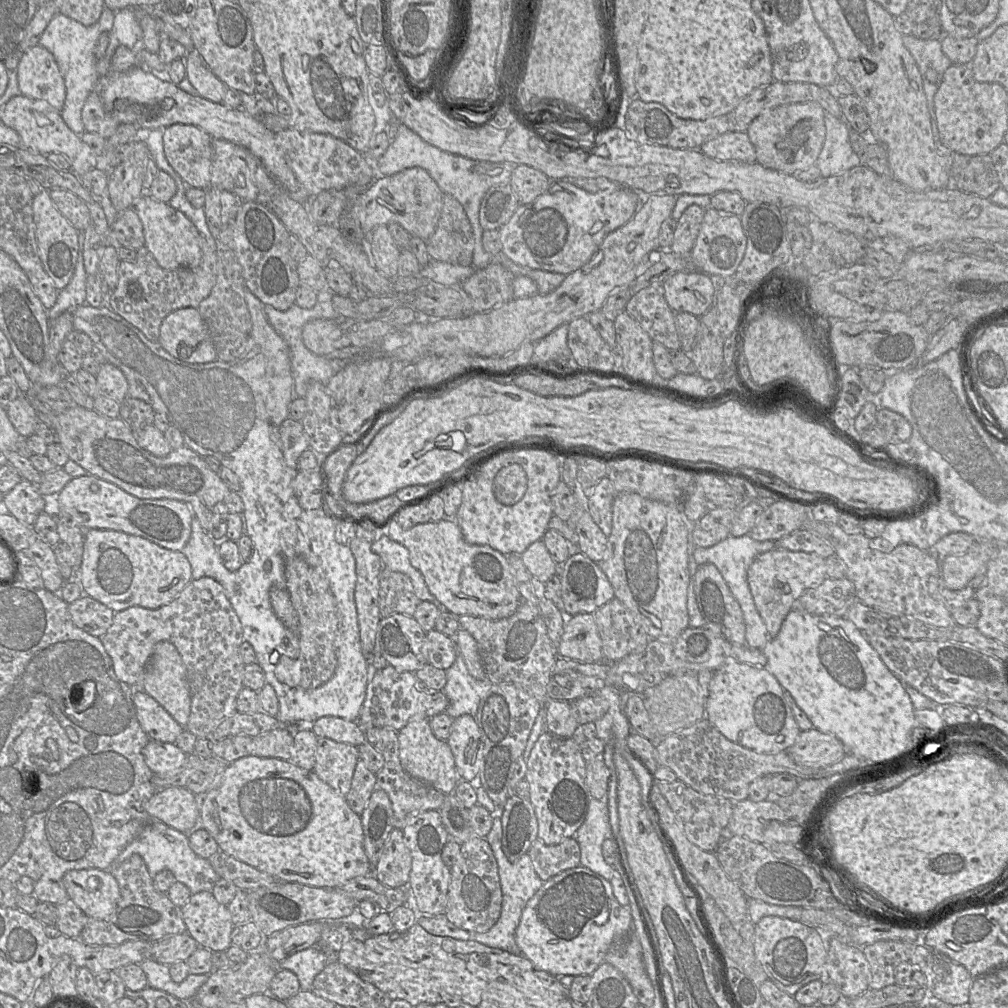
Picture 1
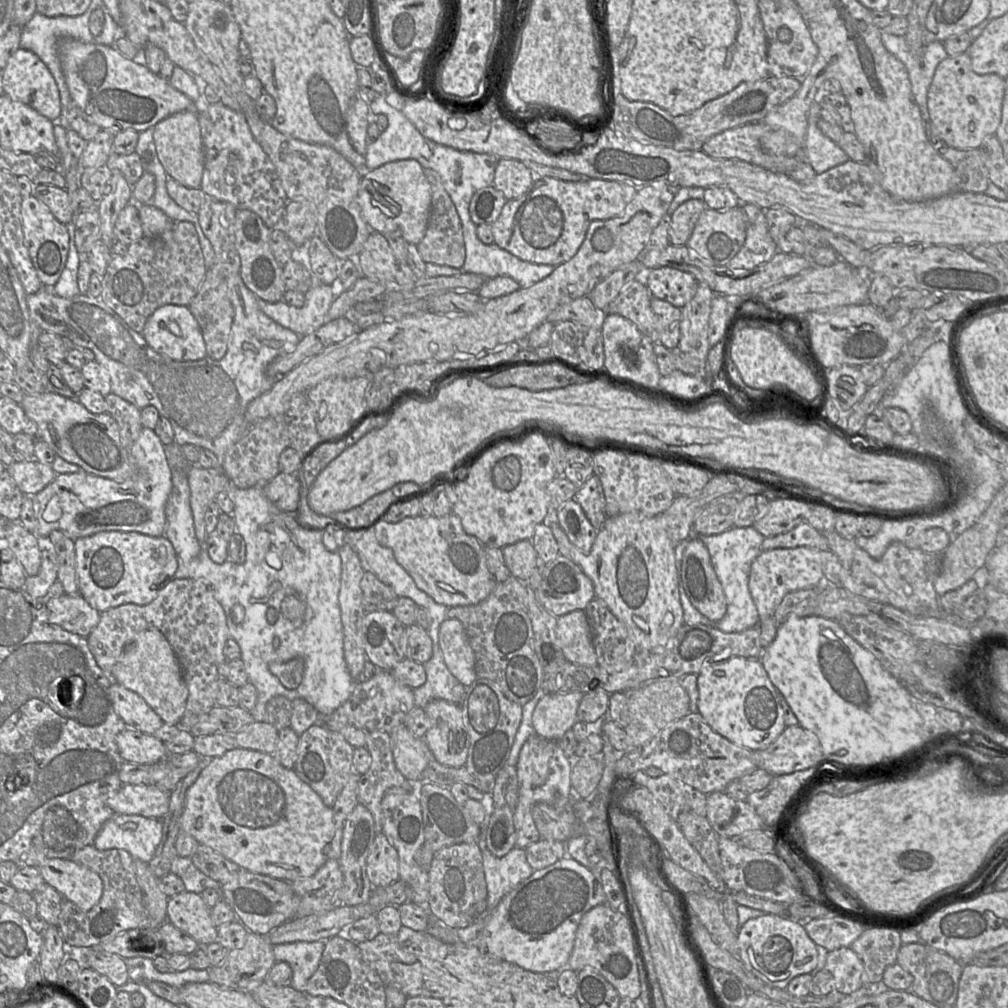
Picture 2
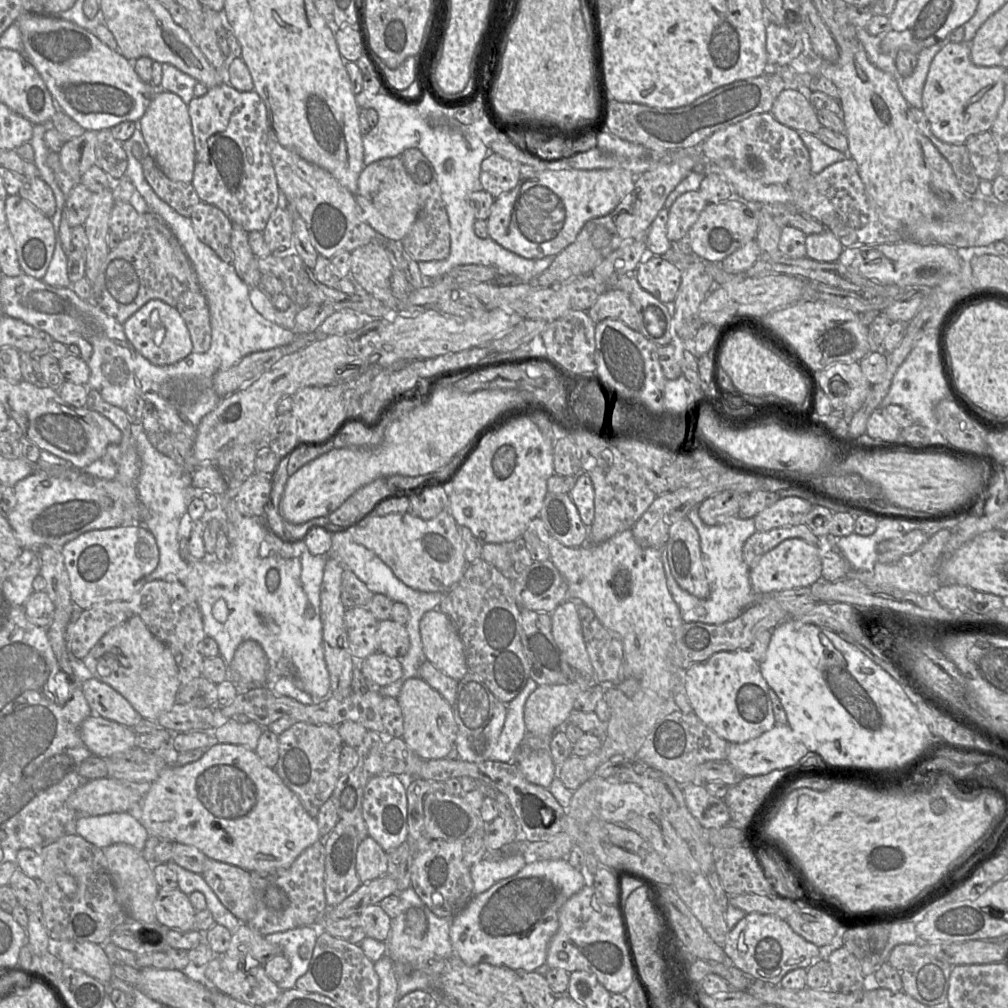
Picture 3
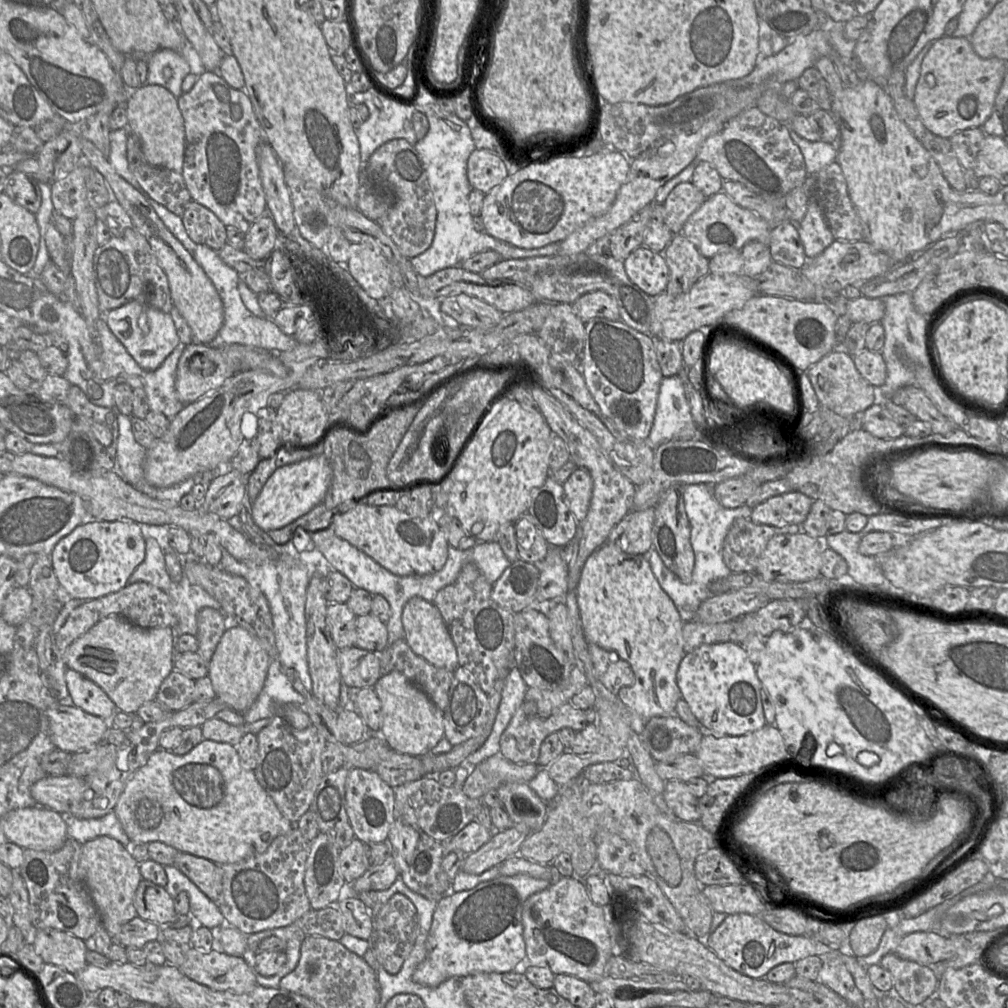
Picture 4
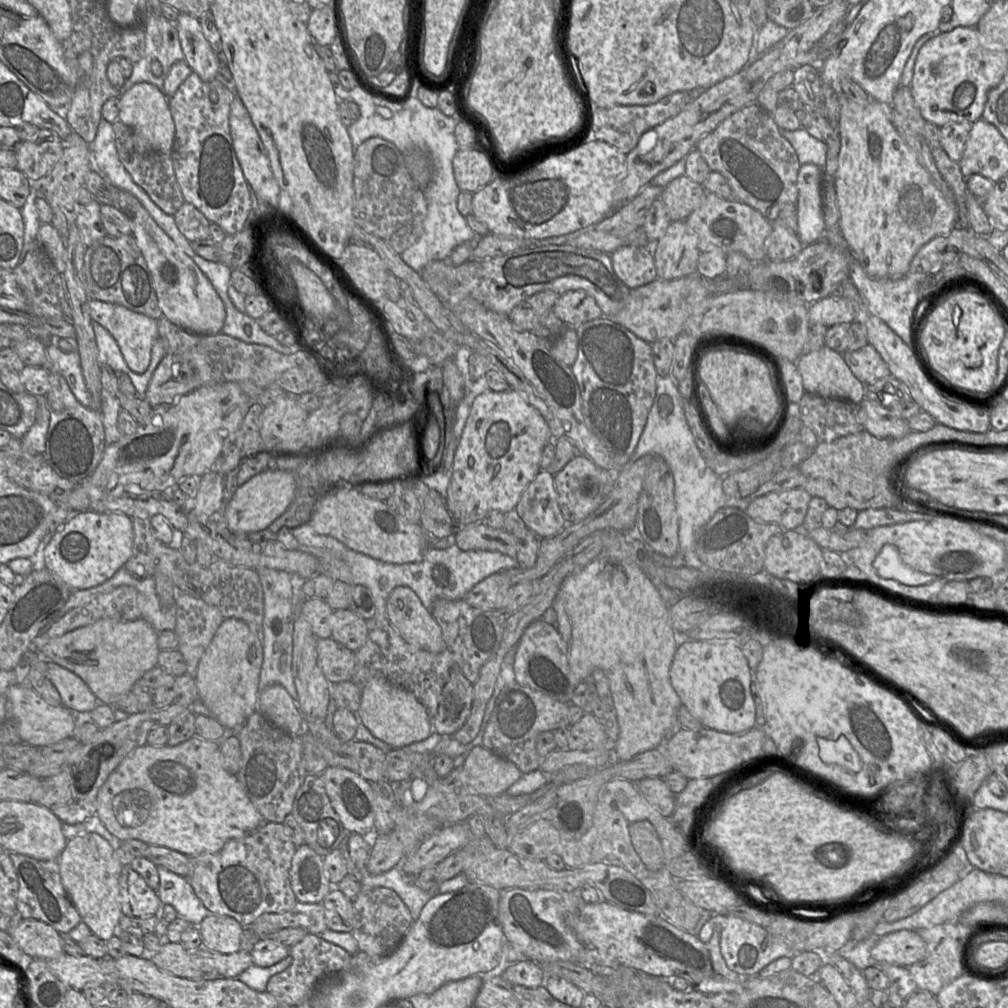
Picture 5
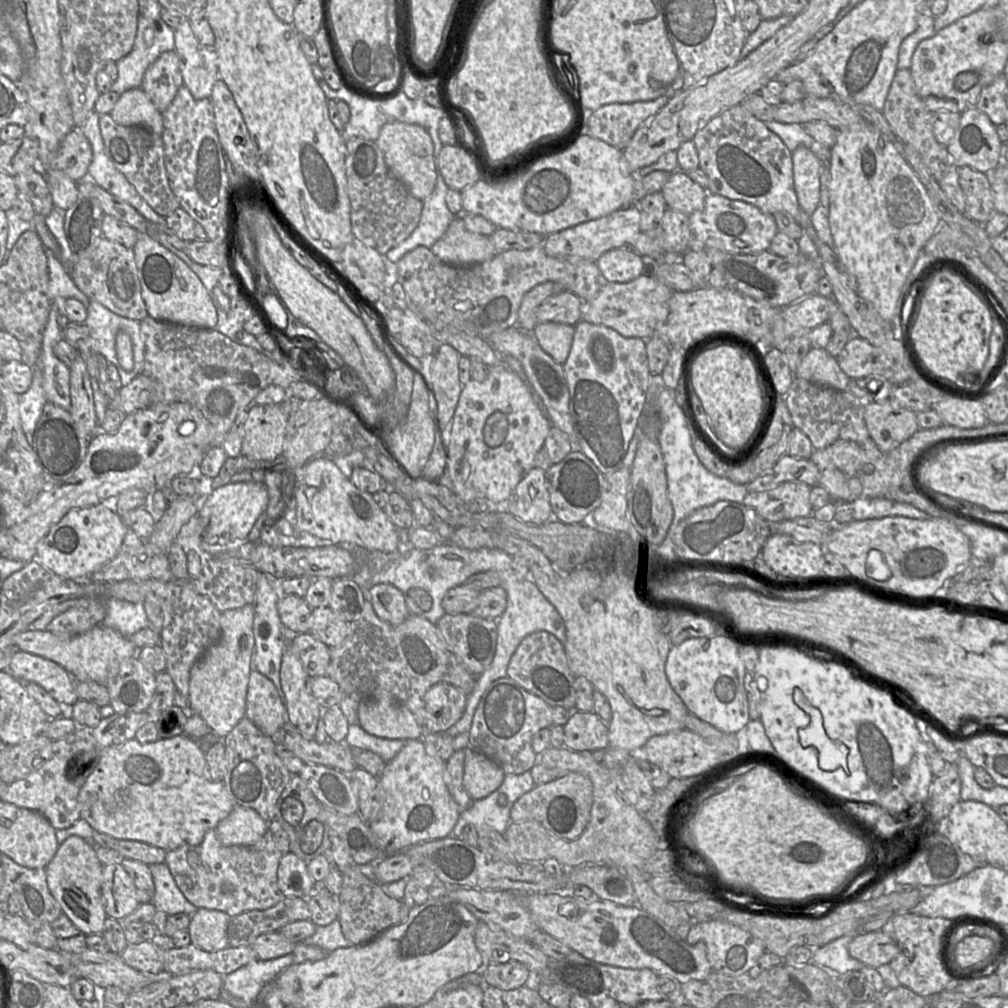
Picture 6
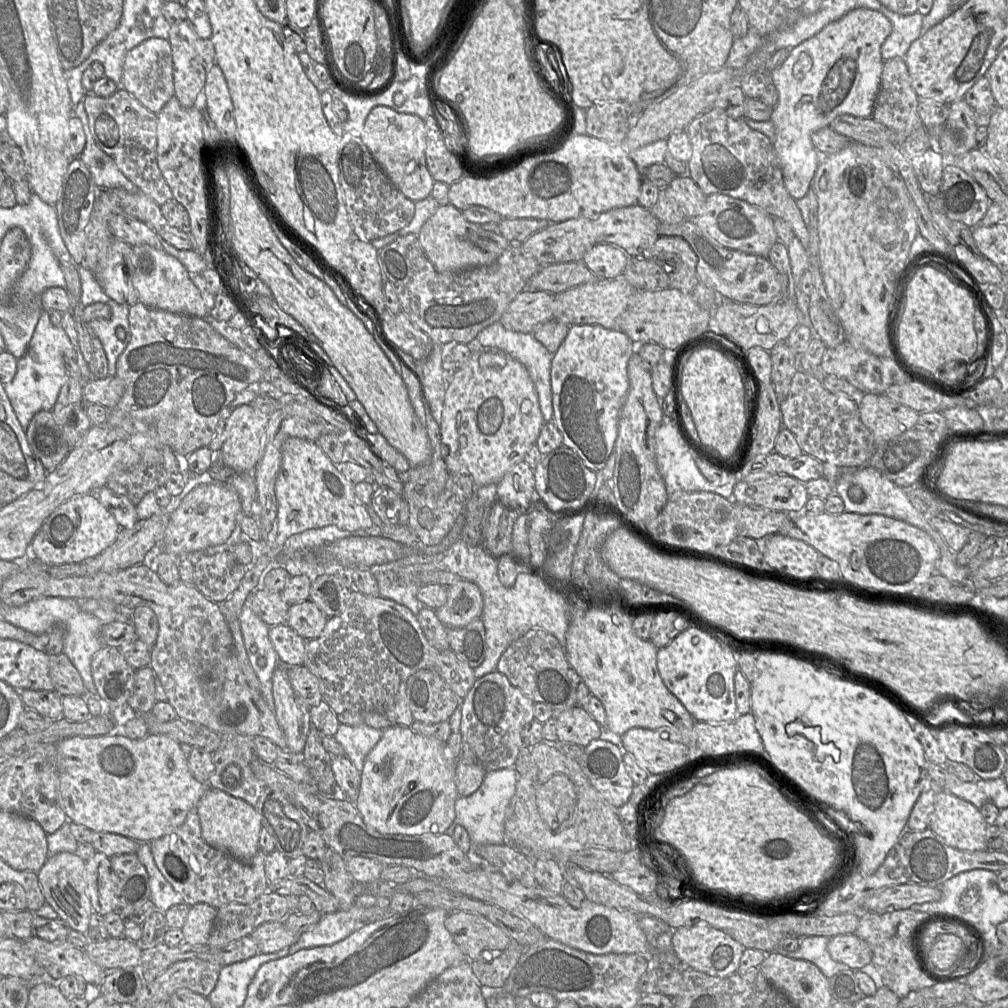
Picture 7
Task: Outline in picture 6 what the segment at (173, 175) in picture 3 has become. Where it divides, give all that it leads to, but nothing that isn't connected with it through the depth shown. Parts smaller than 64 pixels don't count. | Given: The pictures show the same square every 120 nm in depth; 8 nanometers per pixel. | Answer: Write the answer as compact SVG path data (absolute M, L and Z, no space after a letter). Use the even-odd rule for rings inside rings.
M141 87L120 94L110 115L120 125L141 126L152 134L162 135L162 113L157 110Z

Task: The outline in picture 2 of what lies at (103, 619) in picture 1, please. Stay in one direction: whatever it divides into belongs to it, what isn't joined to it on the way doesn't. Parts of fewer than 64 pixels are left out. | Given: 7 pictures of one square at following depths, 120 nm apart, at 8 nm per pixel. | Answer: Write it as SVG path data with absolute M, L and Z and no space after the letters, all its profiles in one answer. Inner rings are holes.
M78 592L50 598L45 605L51 623L79 636L89 636L100 621L100 612L92 608Z

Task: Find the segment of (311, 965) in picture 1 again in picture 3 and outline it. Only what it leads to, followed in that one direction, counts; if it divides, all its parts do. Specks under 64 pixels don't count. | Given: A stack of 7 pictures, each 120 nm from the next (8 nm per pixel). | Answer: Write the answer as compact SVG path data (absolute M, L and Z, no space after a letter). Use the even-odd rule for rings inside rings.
M307 925L264 935L267 942L280 946L281 955L290 963L288 974L277 983L282 991L295 988L298 978L307 972L319 932L317 926Z

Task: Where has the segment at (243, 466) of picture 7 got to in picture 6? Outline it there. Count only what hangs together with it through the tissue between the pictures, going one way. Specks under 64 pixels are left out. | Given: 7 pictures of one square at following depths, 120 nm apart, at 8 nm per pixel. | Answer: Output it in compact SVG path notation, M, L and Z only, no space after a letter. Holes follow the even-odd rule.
M279 404L252 406L244 423L241 455L263 461L282 457L287 422Z

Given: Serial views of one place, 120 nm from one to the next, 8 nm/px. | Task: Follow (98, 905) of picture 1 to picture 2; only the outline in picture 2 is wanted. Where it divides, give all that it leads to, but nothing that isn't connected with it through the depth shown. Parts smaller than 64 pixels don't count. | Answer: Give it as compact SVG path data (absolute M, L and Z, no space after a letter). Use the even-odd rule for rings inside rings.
M49 859L38 870L47 885L81 910L90 910L102 896L103 883L99 875L71 859Z

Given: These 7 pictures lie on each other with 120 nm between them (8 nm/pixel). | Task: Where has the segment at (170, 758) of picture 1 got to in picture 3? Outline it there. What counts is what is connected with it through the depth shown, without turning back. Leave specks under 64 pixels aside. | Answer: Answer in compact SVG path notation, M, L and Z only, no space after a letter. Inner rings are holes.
M90 715L81 724L81 739L92 755L108 758L136 747L137 733L101 716Z

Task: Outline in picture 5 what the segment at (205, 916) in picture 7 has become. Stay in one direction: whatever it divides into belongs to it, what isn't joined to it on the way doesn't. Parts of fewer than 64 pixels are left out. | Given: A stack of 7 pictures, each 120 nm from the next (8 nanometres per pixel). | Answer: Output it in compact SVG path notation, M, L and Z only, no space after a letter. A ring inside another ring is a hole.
M210 913L197 926L202 945L209 950L231 954L241 950L244 927L227 915Z

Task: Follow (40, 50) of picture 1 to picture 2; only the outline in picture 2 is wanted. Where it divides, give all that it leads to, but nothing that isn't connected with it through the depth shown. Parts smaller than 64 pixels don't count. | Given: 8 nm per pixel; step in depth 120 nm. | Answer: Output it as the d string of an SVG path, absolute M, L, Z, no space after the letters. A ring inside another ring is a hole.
M18 49L9 57L2 73L2 87L3 95L31 107L51 121L61 114L60 95L55 79L44 62L29 50Z

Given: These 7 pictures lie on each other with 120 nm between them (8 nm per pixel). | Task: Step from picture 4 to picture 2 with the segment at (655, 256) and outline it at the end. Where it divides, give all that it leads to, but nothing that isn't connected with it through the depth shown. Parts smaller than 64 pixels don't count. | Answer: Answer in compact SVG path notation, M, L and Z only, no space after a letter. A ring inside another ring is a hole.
M672 267L647 270L641 278L652 297L664 300L680 309L693 298L699 285L691 273Z

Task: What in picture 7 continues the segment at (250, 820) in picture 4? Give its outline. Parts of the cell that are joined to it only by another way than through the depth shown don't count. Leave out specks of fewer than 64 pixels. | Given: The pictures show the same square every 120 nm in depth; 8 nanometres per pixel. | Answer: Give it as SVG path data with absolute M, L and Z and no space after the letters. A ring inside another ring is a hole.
M123 734L65 738L56 744L55 763L59 771L59 803L68 821L83 825L92 831L119 834L137 842L149 843L181 826L189 812L196 808L200 799L209 788L208 784L198 782L191 775L188 768L187 755L182 751L180 743L166 735L149 734L141 740L132 740Z

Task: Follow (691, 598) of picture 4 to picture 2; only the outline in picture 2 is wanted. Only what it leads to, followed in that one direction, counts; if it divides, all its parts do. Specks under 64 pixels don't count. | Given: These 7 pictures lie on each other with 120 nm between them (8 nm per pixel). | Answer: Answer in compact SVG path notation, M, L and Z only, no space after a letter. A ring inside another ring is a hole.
M732 526L721 534L710 536L697 535L697 537L708 549L711 563L724 590L727 600L727 611L720 621L712 622L692 605L680 580L679 594L684 613L684 624L702 624L715 627L726 633L742 632L757 626L759 624L758 610L749 591L748 583L751 564L762 552L761 545L765 537L756 531L753 526L742 528Z

